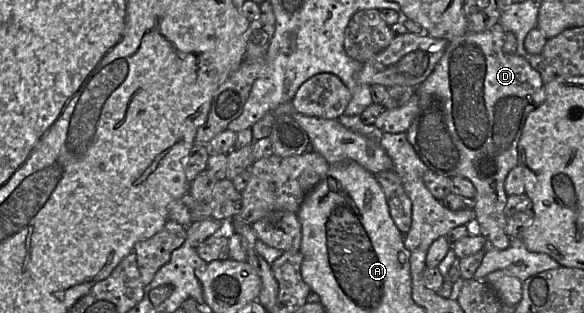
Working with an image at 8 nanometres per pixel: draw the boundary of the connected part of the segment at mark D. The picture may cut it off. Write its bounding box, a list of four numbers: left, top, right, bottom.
[405,23,546,250]

